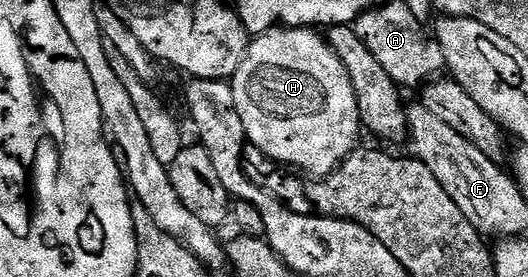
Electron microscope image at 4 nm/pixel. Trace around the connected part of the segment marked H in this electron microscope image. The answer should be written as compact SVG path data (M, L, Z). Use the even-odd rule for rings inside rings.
M273 28L253 37L248 43L248 51L242 60L242 64L238 68L238 72L230 79L232 95L234 96L234 104L238 116L242 120L242 128L244 129L244 137L253 146L257 146L268 158L274 159L276 162L285 162L288 166L294 166L298 170L311 172L316 176L327 176L352 153L357 149L356 142L362 135L362 123L360 120L360 109L358 108L358 100L354 84L350 80L350 76L342 60L338 58L334 52L334 48L328 42L327 37L323 33L317 32L312 28Z

